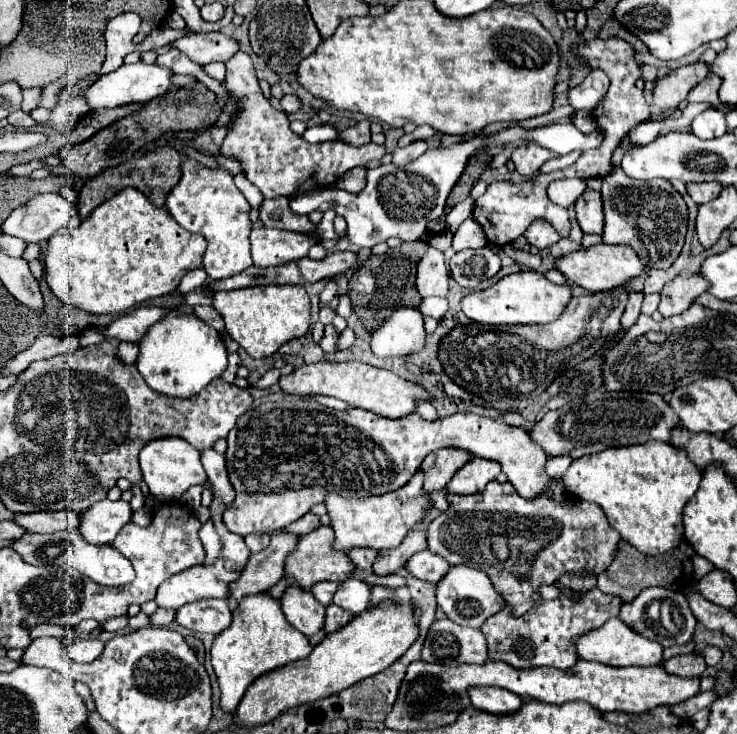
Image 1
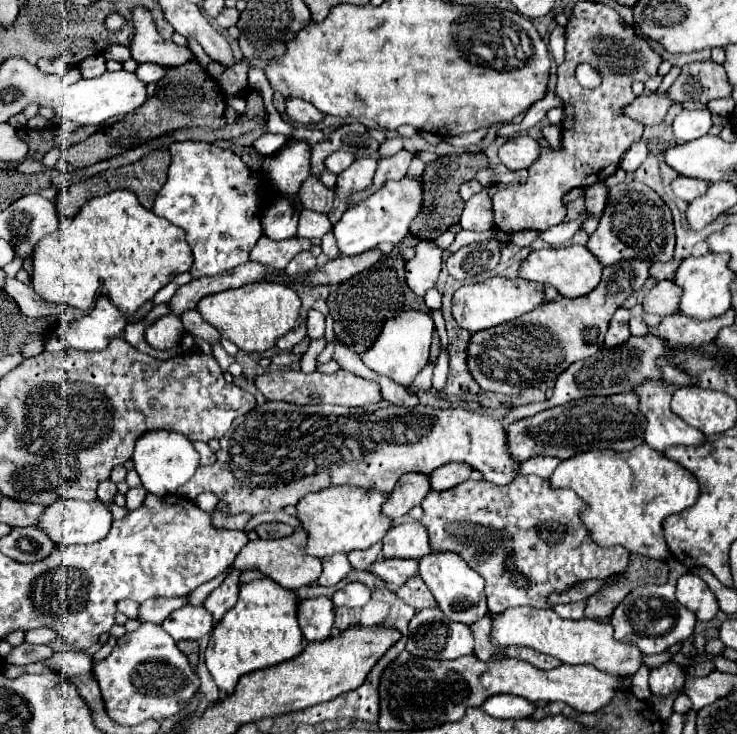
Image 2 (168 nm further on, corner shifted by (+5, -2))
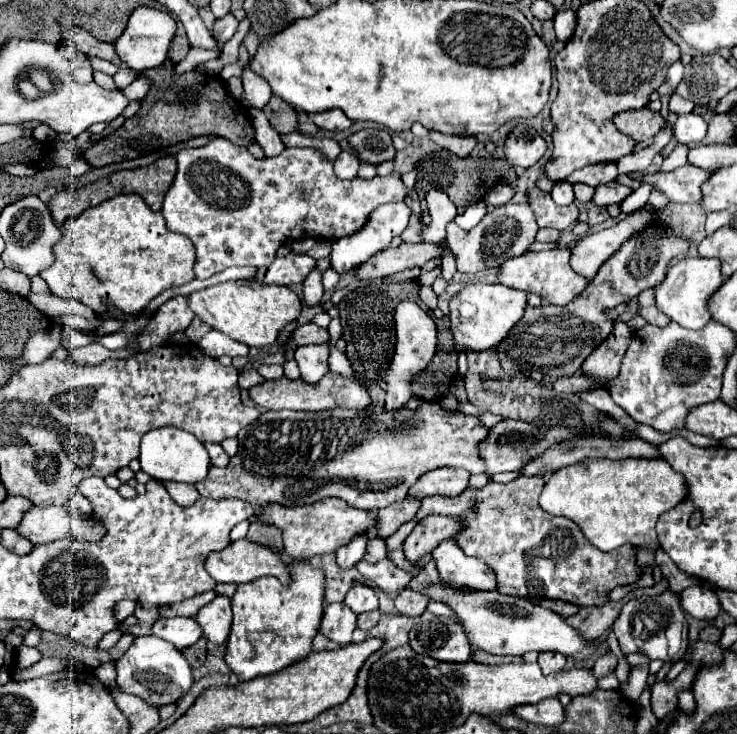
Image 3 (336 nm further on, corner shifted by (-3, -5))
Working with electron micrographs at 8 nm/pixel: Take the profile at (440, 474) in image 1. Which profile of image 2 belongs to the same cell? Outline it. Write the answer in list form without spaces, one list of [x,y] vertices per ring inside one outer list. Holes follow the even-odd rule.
[[[404,474],[404,478],[396,484],[396,490],[392,490],[390,498],[384,502],[382,512],[392,520],[404,516],[410,508],[418,506],[428,492],[430,486],[426,474]]]

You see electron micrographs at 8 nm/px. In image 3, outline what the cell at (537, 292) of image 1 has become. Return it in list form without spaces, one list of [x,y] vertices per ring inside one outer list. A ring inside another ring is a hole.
[[[464,285],[450,301],[450,329],[458,345],[472,351],[488,351],[494,349],[510,329],[522,319],[526,309],[526,293],[518,289],[510,289],[506,285]]]

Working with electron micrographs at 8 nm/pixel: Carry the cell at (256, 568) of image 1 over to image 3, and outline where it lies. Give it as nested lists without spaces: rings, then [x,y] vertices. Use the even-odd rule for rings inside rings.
[[[214,597],[208,605],[204,605],[196,615],[194,621],[200,625],[204,637],[216,645],[224,645],[230,633],[230,599],[228,597]]]

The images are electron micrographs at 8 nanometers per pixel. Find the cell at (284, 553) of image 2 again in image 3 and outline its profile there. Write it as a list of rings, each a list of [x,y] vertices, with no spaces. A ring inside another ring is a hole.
[[[246,539],[232,541],[228,549],[210,553],[206,557],[206,571],[216,583],[250,583],[264,575],[274,575],[282,583],[290,581],[288,567],[280,555],[264,545]]]

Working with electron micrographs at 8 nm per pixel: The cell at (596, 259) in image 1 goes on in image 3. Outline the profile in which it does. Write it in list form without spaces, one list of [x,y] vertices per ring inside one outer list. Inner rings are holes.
[[[552,249],[552,251],[528,251],[520,257],[512,257],[500,265],[498,281],[506,287],[520,289],[526,293],[536,293],[542,297],[542,301],[552,305],[566,305],[572,299],[576,299],[584,287],[588,285],[586,277],[580,277],[570,267],[570,251],[568,249]]]

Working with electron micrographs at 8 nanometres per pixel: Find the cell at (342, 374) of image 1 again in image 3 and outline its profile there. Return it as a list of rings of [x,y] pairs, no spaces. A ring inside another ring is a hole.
[[[326,373],[318,383],[310,385],[302,379],[290,381],[286,377],[280,377],[276,381],[264,381],[256,387],[250,387],[250,399],[256,403],[256,407],[280,411],[280,409],[294,409],[294,411],[328,411],[334,407],[342,409],[366,409],[370,403],[370,395],[362,385],[358,385],[352,377],[342,377],[338,373]]]

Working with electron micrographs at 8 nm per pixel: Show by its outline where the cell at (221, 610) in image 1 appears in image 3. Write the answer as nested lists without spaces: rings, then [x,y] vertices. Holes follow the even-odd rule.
[[[172,617],[156,621],[156,625],[152,625],[152,635],[170,641],[176,649],[186,649],[202,637],[202,629],[192,617]]]

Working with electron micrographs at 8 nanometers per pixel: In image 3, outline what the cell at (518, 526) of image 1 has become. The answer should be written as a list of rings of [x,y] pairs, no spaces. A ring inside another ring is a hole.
[[[518,477],[506,485],[502,483],[488,483],[484,489],[474,491],[466,489],[458,497],[424,497],[420,501],[420,509],[416,513],[416,519],[420,521],[426,515],[438,513],[438,515],[462,515],[464,517],[464,529],[454,537],[458,545],[464,549],[466,555],[482,559],[490,569],[496,573],[498,579],[498,591],[512,597],[530,597],[530,599],[560,599],[578,607],[602,607],[610,597],[610,591],[614,587],[622,585],[634,585],[646,569],[642,569],[636,561],[636,549],[630,545],[624,545],[622,551],[610,551],[602,553],[596,547],[588,543],[588,539],[582,535],[576,523],[572,523],[566,517],[556,517],[554,527],[554,515],[544,513],[538,505],[540,491],[544,487],[542,477]]]

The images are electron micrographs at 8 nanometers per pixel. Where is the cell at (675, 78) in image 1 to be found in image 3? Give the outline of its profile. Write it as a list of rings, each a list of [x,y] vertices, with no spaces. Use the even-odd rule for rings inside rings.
[[[642,107],[642,109],[618,113],[614,117],[614,125],[620,133],[624,133],[624,135],[632,137],[636,143],[640,143],[640,141],[652,139],[664,127],[664,119],[660,113],[654,113],[648,107]]]

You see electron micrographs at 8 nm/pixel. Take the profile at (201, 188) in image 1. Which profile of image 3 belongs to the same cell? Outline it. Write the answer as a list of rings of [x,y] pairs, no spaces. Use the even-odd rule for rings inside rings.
[[[216,137],[204,147],[178,151],[176,161],[178,173],[174,177],[172,187],[166,193],[162,215],[170,231],[184,233],[192,239],[196,247],[194,273],[198,279],[208,279],[232,265],[266,267],[274,261],[278,247],[282,247],[286,241],[296,241],[302,237],[334,241],[340,237],[348,237],[350,233],[358,233],[368,223],[368,215],[376,207],[404,199],[404,185],[398,173],[386,177],[376,175],[368,181],[358,177],[352,181],[342,181],[334,175],[332,161],[328,161],[320,151],[310,147],[286,149],[276,159],[256,159],[254,155],[250,155],[246,147],[236,145],[224,137]]]

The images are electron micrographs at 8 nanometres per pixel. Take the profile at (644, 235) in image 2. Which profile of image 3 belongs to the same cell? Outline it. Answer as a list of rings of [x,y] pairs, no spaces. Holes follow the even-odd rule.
[[[646,211],[642,213],[634,213],[632,217],[628,217],[622,223],[612,225],[610,229],[598,231],[598,233],[590,233],[582,239],[578,239],[572,247],[572,269],[576,273],[580,273],[582,277],[594,277],[596,271],[600,269],[600,265],[620,249],[620,245],[632,237],[634,233],[642,231],[654,217]]]

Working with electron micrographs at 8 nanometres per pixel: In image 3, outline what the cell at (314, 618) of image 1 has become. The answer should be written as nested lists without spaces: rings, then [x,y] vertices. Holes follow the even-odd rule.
[[[332,603],[326,607],[320,633],[324,633],[328,639],[348,645],[352,643],[352,633],[356,629],[356,615],[344,605],[344,603]]]

